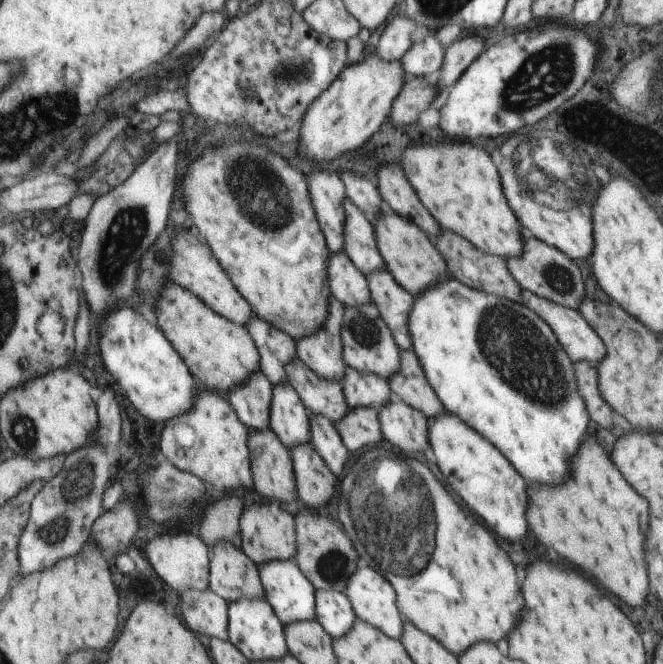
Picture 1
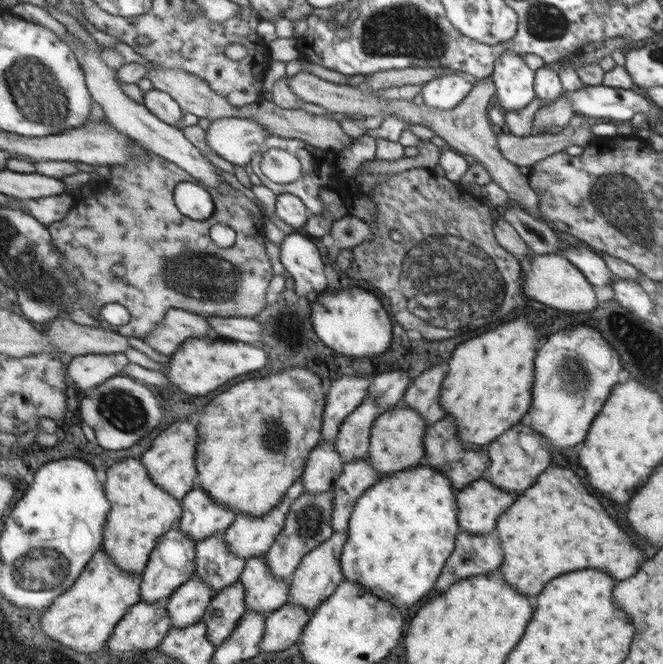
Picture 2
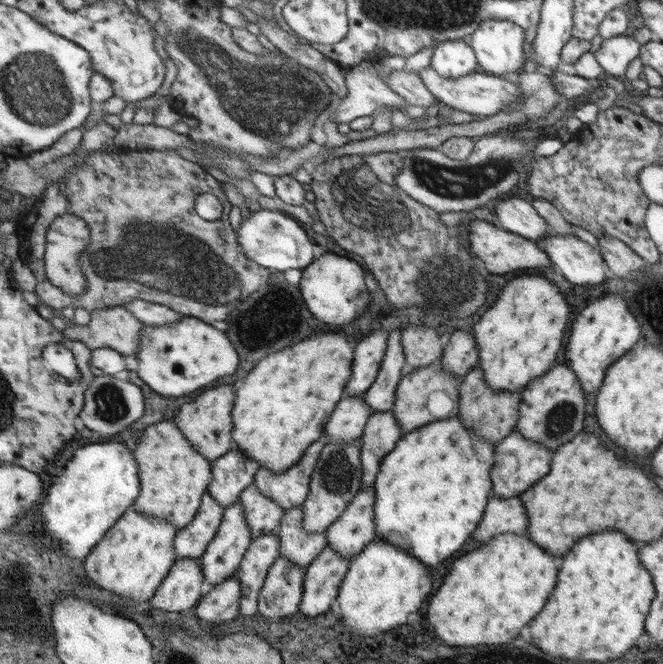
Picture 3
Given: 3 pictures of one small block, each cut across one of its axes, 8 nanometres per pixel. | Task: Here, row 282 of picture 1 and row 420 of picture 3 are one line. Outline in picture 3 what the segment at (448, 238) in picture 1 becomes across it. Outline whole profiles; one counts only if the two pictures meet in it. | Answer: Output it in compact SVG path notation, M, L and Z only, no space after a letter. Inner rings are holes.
M476 366L468 371L460 381L458 417L466 424L467 428L476 431L477 435L488 442L498 444L512 431L516 430L519 419L519 407L521 402L520 391L496 391L494 392L486 382L483 370Z

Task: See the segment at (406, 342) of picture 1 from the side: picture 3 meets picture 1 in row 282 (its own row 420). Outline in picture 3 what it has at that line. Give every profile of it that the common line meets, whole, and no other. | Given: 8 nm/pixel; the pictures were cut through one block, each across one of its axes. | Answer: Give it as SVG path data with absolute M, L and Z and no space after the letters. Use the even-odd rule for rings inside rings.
M392 410L372 413L367 420L362 442L362 486L374 484L382 459L396 446L403 435Z

